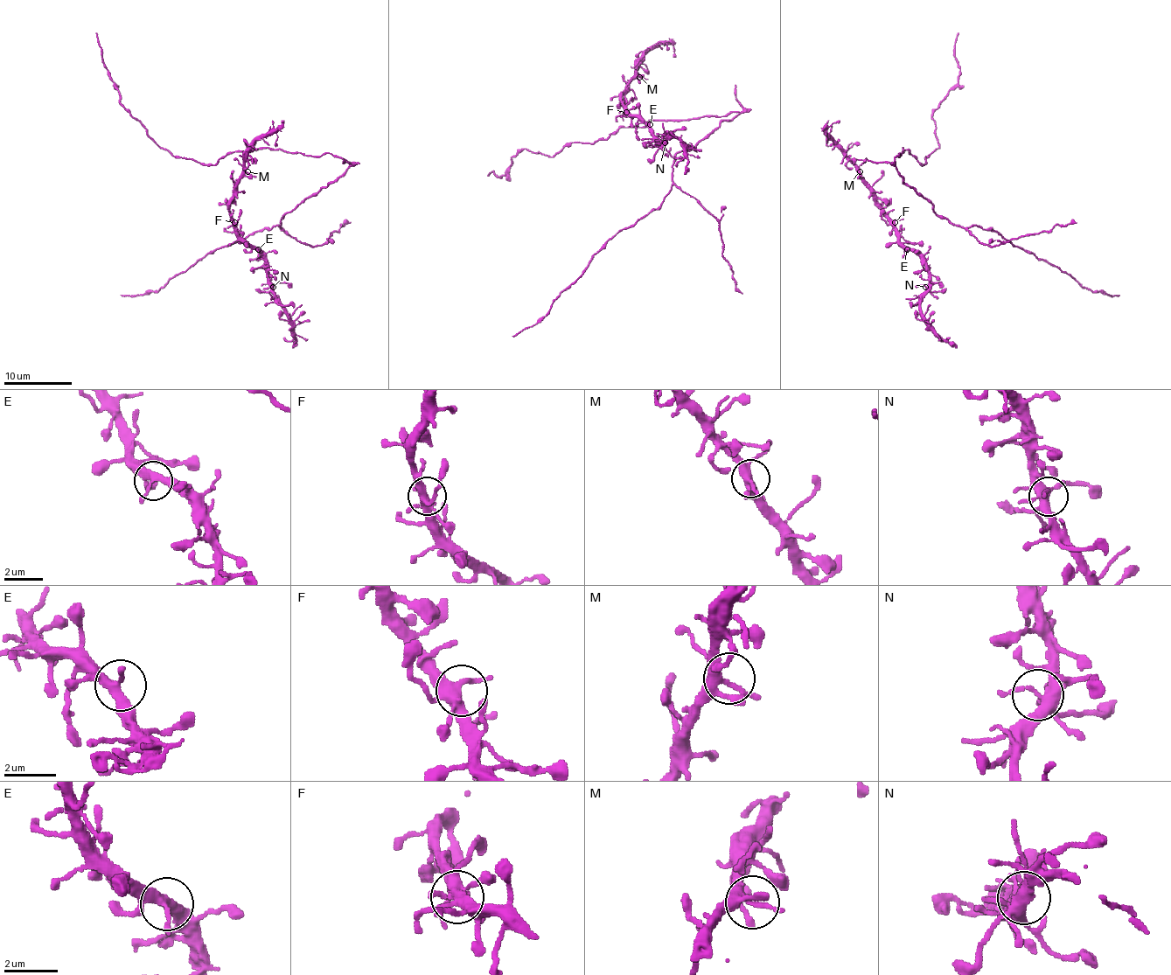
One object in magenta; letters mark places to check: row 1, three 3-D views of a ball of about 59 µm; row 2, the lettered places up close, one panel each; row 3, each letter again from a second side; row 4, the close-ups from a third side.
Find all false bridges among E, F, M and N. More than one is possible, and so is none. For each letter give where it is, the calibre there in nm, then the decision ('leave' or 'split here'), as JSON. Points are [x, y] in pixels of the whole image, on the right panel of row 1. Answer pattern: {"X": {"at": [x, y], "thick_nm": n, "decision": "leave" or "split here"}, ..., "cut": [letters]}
{"E": {"at": [907, 249], "thick_nm": 320, "decision": "leave"}, "F": {"at": [895, 222], "thick_nm": 400, "decision": "leave"}, "M": {"at": [860, 171], "thick_nm": 320, "decision": "leave"}, "N": {"at": [925, 287], "thick_nm": 340, "decision": "leave"}, "cut": []}

